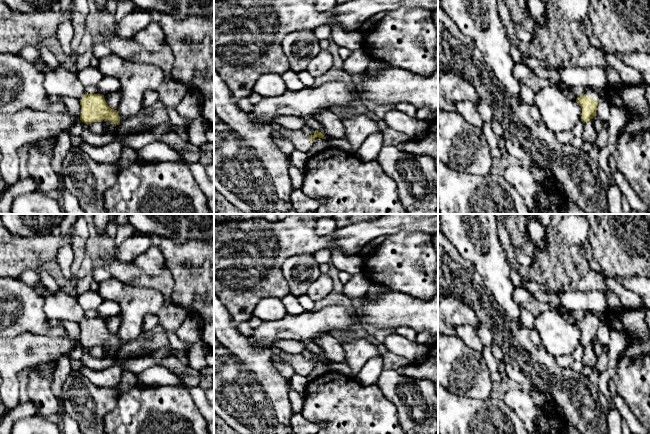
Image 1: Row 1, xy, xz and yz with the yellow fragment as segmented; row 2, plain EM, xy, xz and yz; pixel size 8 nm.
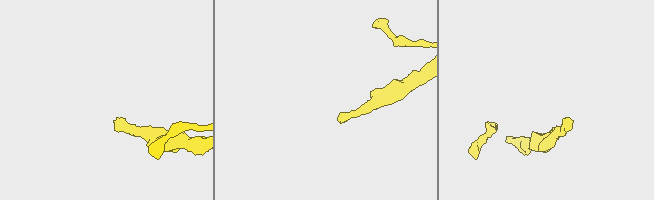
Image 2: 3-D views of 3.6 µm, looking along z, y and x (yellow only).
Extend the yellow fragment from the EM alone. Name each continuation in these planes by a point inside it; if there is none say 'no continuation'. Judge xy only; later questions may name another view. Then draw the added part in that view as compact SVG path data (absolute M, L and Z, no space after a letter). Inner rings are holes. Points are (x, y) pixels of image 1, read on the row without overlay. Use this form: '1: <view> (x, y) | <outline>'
1: xy (60, 305) | M42 282L32 287L44 298L43 310L49 320L70 320L79 324L84 322L84 310L75 295L63 290L52 293Z

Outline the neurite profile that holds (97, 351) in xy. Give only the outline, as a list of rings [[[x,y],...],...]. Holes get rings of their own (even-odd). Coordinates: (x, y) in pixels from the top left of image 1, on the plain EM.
[[[94,346],[94,347],[91,347],[91,348],[89,348],[89,352],[90,352],[90,354],[93,357],[95,357],[97,359],[101,359],[102,357],[105,356],[102,346]]]

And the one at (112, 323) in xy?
[[[118,315],[108,317],[104,319],[104,322],[105,322],[106,327],[111,333],[117,334],[120,328],[120,323],[121,323],[121,318]]]

